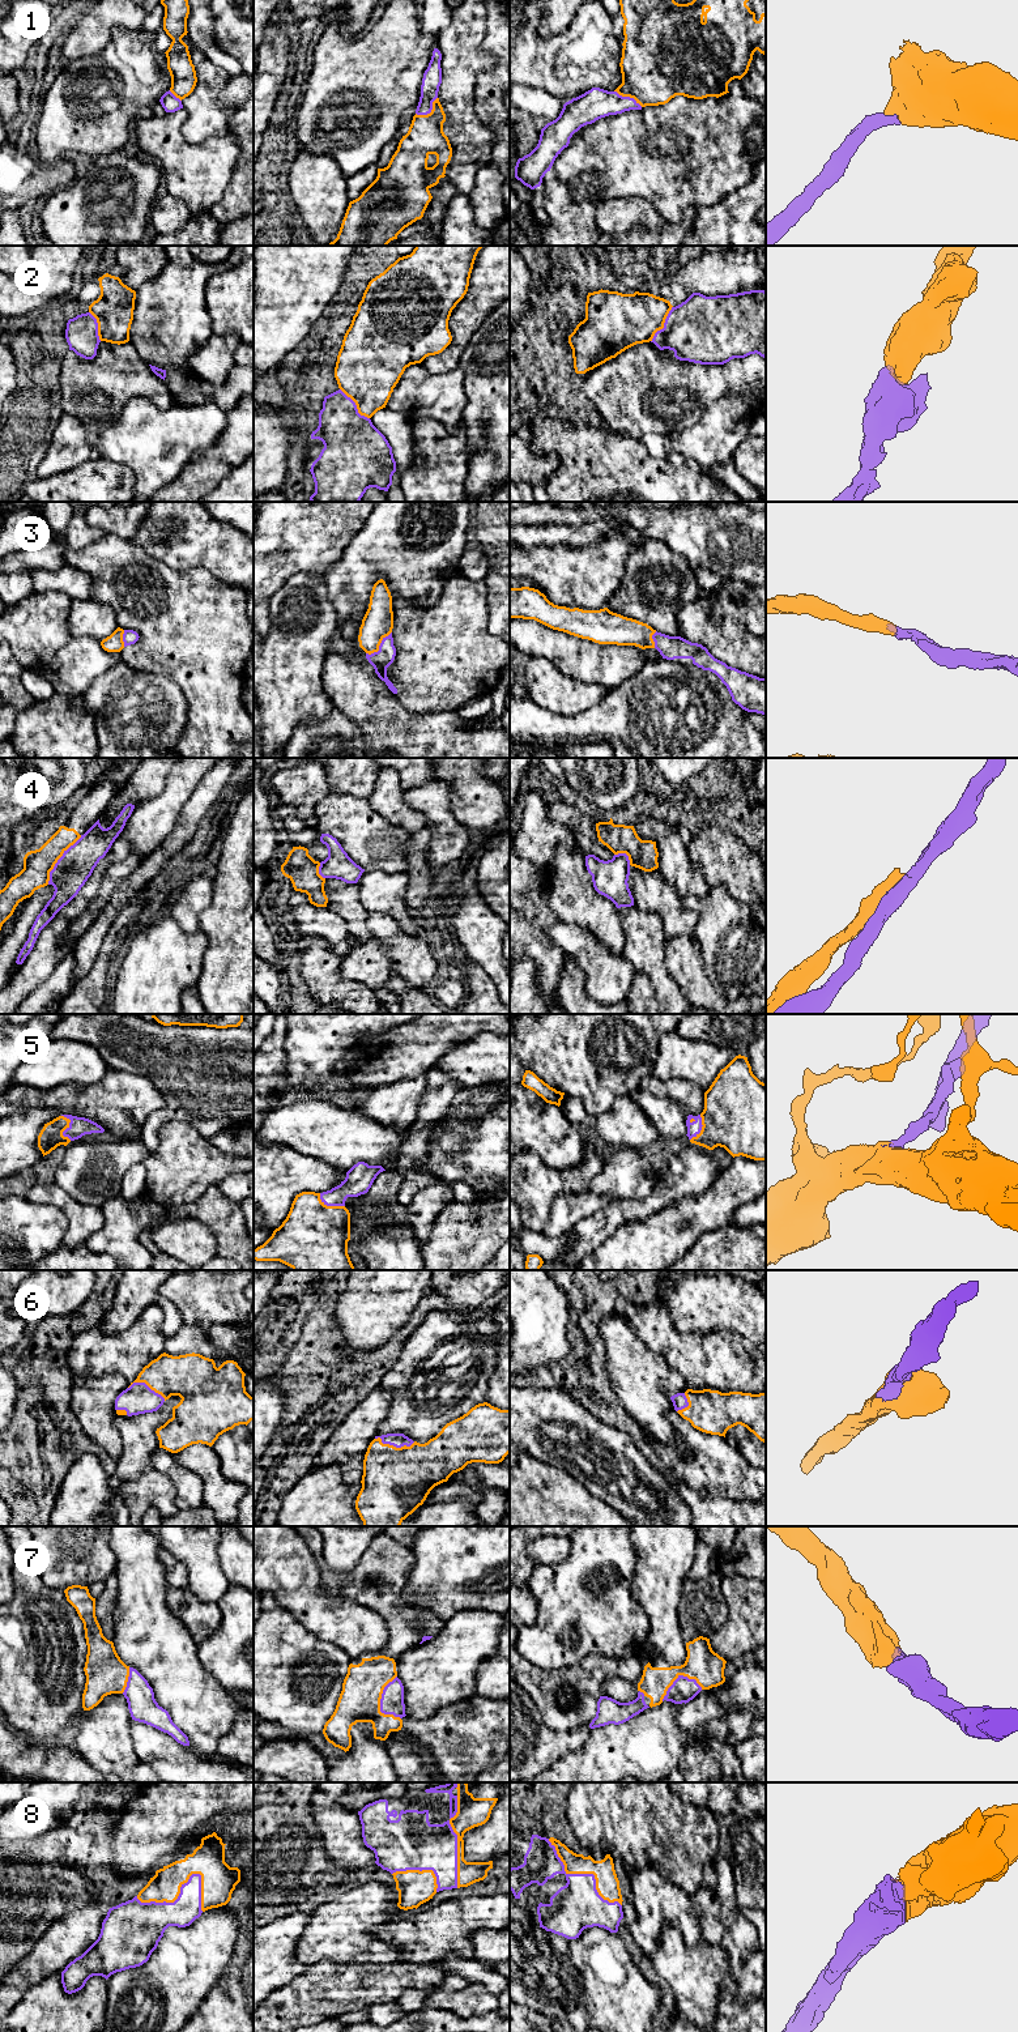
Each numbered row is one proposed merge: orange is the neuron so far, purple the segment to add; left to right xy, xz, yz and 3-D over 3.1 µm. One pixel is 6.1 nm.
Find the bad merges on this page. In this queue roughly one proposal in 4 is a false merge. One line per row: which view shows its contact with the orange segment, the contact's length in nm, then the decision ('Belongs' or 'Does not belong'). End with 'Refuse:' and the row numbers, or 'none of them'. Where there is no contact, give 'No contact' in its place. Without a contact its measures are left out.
1: Touches orange in xz. Shared border 170 nm. Belongs
2: Touches orange in yz. Shared border 260 nm. Does not belong
3: Touches orange in xz. Shared border 220 nm. Belongs
4: Touches orange in xy. Shared border 360 nm. Does not belong
5: Touches orange in xy. Shared border 170 nm. Belongs
6: Touches orange in xz. Shared border 240 nm. Belongs
7: Touches orange in xz. Shared border 280 nm. Belongs
8: Touches orange in xy. Shared border 440 nm. Belongs
Refuse: 2, 4

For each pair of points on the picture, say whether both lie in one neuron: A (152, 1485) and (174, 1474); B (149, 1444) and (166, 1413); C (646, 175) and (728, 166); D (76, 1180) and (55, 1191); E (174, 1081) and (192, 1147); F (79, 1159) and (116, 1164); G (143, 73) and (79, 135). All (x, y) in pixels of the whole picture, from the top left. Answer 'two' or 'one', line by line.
A: two
B: one
C: one
D: two
E: two
F: one
G: one

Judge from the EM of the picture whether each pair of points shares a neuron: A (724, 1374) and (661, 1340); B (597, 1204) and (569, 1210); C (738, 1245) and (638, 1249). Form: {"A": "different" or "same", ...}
{"A": "same", "B": "same", "C": "different"}

